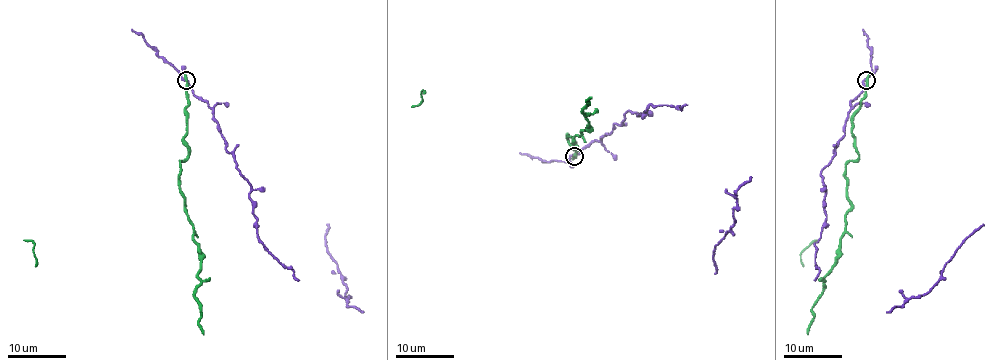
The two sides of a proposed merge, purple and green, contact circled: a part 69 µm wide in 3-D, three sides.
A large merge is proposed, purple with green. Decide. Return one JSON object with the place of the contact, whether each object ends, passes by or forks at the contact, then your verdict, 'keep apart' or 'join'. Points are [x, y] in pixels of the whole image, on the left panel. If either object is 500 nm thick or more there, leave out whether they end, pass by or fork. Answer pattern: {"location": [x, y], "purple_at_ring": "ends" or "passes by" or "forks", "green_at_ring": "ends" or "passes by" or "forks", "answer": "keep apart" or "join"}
{"location": [186, 80], "purple_at_ring": "passes by", "green_at_ring": "passes by", "answer": "keep apart"}

